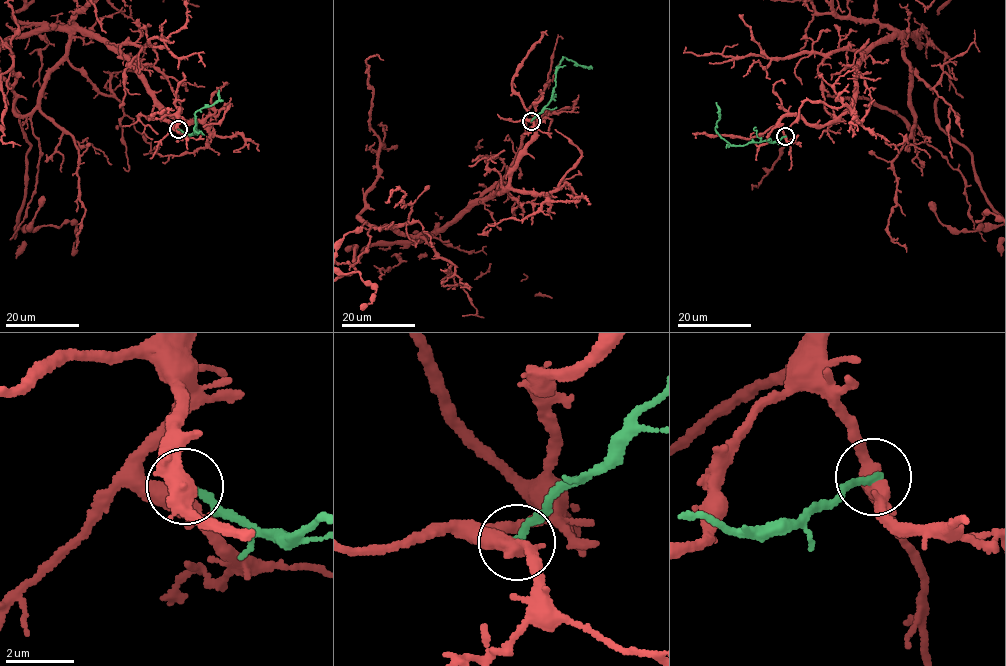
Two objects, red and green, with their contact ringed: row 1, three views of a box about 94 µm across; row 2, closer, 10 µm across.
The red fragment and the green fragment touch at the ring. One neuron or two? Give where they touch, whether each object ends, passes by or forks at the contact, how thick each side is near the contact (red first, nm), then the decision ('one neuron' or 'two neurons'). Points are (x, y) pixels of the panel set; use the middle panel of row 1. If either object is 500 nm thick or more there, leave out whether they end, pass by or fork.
at (531, 121); red passes by; green ends there; 440 nm thick on the red side, 260 nm on the other; two neurons

